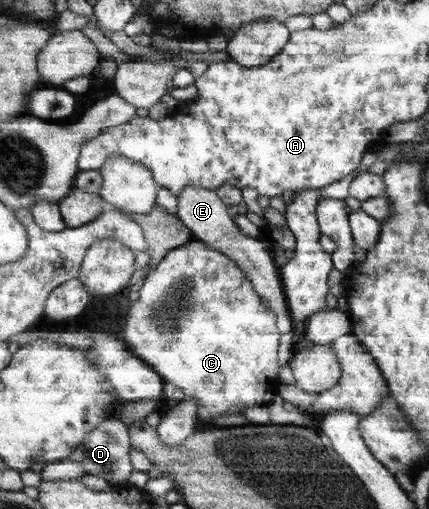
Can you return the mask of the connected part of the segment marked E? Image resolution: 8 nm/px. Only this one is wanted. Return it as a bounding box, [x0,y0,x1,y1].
[176,184,294,333]

